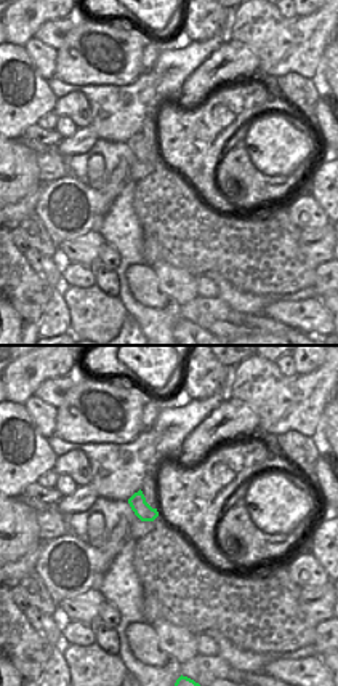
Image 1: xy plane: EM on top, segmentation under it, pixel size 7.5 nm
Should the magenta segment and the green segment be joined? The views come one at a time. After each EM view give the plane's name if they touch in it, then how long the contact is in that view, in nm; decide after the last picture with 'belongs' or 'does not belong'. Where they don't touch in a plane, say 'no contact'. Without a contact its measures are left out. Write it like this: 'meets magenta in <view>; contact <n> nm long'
no contact

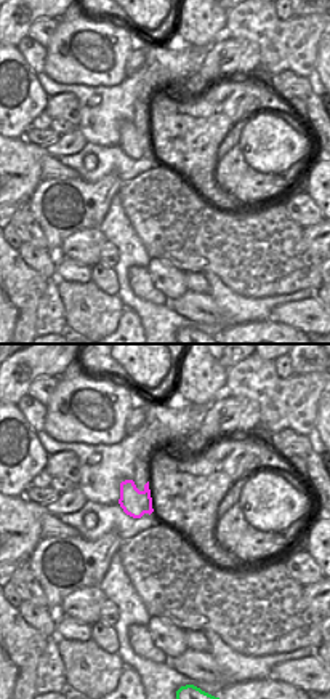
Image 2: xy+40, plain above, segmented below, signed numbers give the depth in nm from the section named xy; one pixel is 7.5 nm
no contact

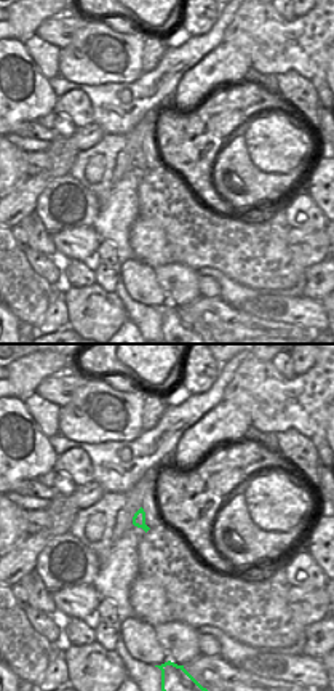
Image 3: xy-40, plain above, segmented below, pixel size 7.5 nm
no contact

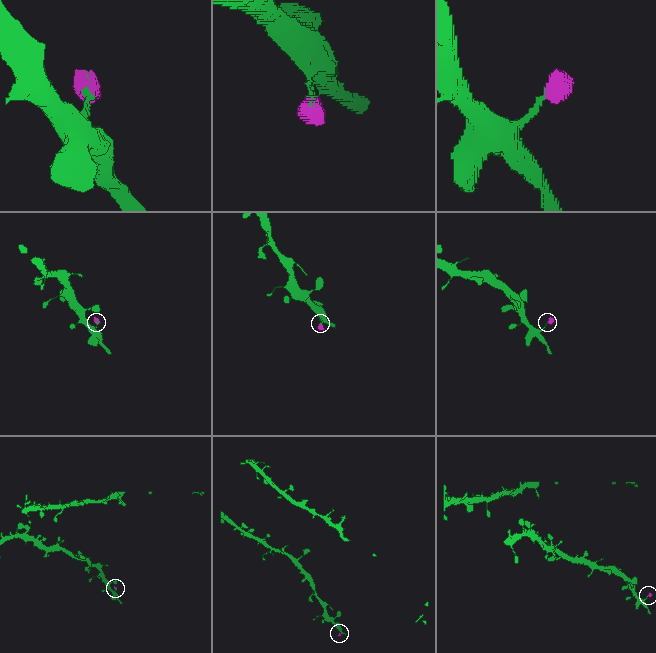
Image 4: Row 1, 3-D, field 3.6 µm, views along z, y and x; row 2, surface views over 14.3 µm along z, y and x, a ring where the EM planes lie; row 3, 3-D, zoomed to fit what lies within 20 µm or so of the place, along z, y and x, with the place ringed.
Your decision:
belongs

